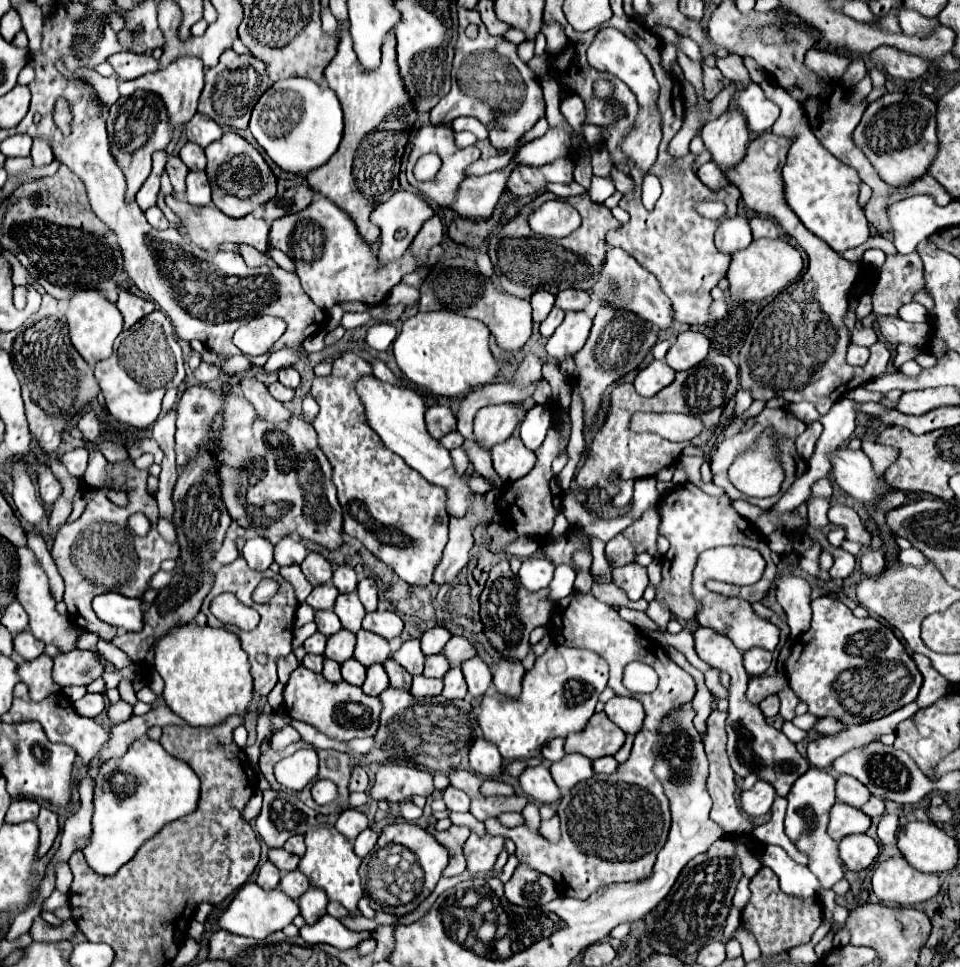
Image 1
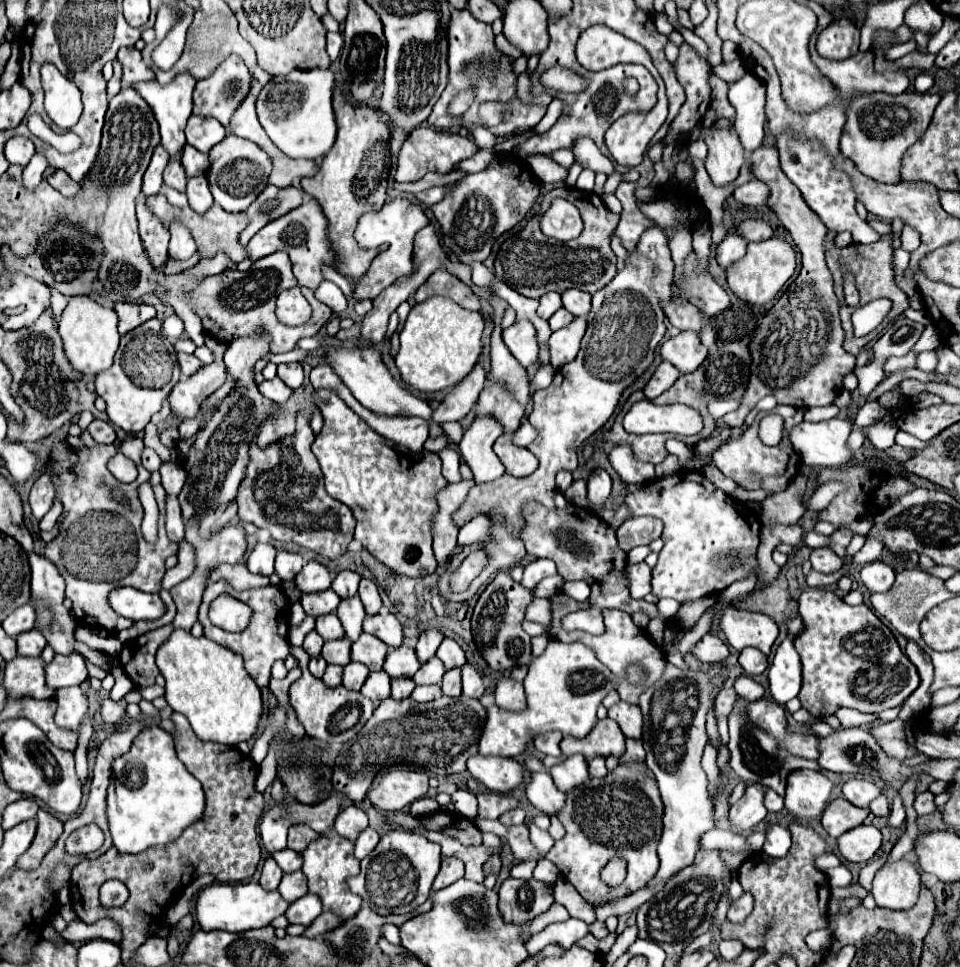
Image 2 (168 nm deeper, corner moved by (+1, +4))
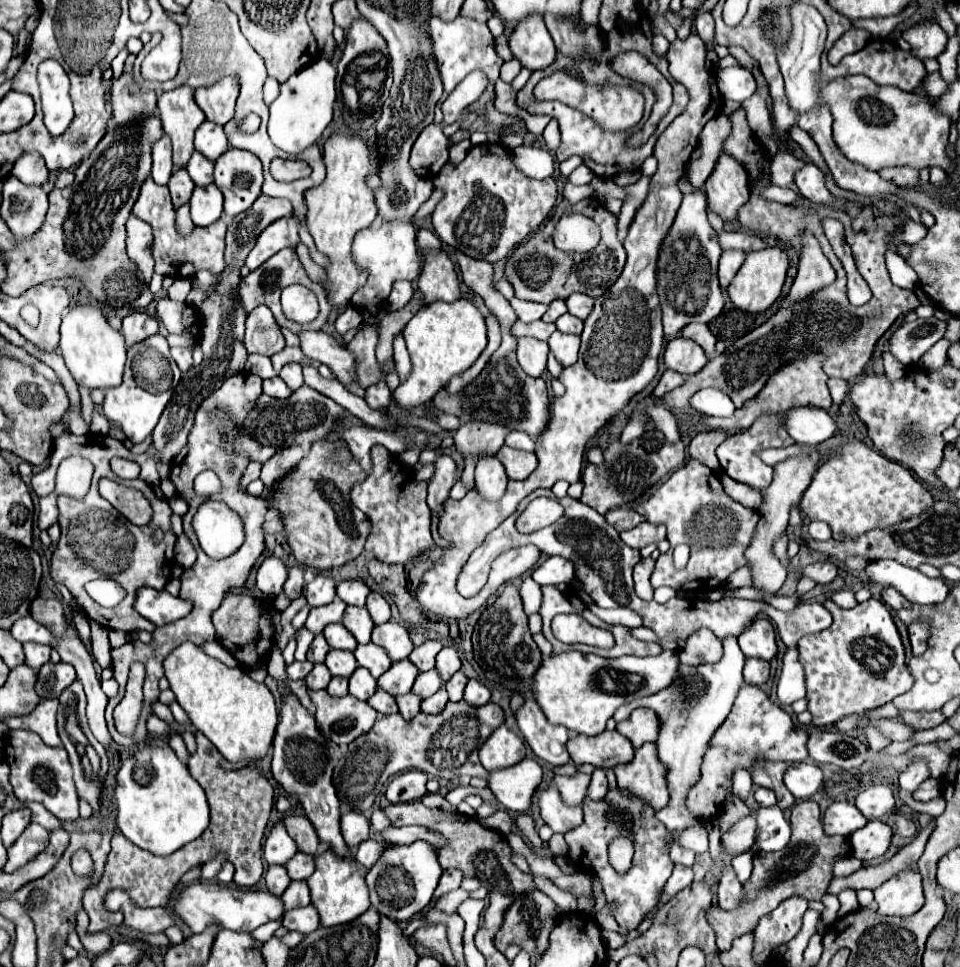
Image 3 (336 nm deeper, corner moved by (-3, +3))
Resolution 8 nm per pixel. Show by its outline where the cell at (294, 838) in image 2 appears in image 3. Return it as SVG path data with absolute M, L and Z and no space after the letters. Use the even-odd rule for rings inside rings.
M296 815L284 817L284 825L286 825L288 835L296 841L296 845L302 853L308 853L308 855L316 853L320 841L318 841L318 835L316 835L312 823L306 817L296 817Z

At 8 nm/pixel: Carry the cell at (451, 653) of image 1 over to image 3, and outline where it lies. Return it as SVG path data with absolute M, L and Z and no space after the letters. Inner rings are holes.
M444 647L438 655L436 655L436 669L442 677L442 681L446 683L458 669L460 669L460 657L458 651L454 647Z

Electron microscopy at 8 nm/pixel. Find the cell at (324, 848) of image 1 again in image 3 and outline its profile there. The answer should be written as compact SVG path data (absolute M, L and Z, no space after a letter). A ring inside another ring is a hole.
M330 849L324 851L320 857L316 857L316 871L306 883L310 887L312 905L320 915L322 927L336 927L342 923L350 923L362 913L366 913L370 907L362 865L358 865L354 859L338 859Z

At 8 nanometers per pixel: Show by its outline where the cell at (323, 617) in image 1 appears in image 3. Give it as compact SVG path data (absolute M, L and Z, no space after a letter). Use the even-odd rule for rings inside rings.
M334 623L334 625L328 625L324 629L324 637L328 641L328 645L332 649L342 649L342 651L354 651L356 649L356 641L354 641L354 635L350 635L342 623Z

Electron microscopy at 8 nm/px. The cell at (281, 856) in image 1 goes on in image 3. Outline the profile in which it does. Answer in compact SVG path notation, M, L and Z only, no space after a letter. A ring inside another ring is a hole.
M296 853L288 865L288 875L292 881L306 881L312 873L314 873L314 857L306 855L306 853Z

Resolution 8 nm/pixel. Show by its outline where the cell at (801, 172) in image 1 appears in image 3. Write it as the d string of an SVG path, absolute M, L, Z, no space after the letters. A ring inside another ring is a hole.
M806 163L798 173L796 173L796 185L800 193L817 206L835 206L835 199L830 195L825 185L825 176L814 165Z

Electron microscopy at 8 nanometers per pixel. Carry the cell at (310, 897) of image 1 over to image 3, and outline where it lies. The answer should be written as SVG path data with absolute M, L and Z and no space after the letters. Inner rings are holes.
M312 905L286 911L284 917L282 917L282 925L288 931L298 931L302 935L308 935L308 933L312 933L312 931L316 931L320 927L318 911Z

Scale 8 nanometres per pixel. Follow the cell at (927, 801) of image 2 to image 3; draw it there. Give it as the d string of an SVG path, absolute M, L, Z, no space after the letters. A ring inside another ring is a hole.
M926 779L914 793L912 793L912 797L916 799L916 801L930 801L930 799L934 799L934 797L938 797L940 795L940 781L938 779Z

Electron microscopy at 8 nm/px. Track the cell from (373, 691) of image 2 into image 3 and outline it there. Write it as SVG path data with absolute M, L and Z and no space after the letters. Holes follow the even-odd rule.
M378 689L370 699L368 703L380 713L380 715L392 715L392 713L398 713L398 705L396 705L396 699L390 697L386 691Z

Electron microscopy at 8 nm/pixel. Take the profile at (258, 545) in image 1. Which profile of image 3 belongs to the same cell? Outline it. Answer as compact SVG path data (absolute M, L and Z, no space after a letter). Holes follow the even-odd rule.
M268 557L262 561L262 565L258 567L258 575L256 575L256 587L270 597L278 597L282 593L282 587L286 583L288 571L286 565L278 559L278 557Z

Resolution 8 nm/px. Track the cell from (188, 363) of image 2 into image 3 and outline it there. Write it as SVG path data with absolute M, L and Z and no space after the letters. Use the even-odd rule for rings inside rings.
M174 347L174 349L170 349L170 355L172 355L172 359L176 361L176 365L182 373L186 373L192 367L192 351L190 349Z

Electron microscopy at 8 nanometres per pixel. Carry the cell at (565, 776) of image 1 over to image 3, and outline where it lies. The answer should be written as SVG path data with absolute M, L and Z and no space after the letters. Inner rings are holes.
M576 773L574 777L556 775L554 783L562 795L562 801L566 801L566 805L582 805L584 797L588 793L590 775L584 775L584 773Z

